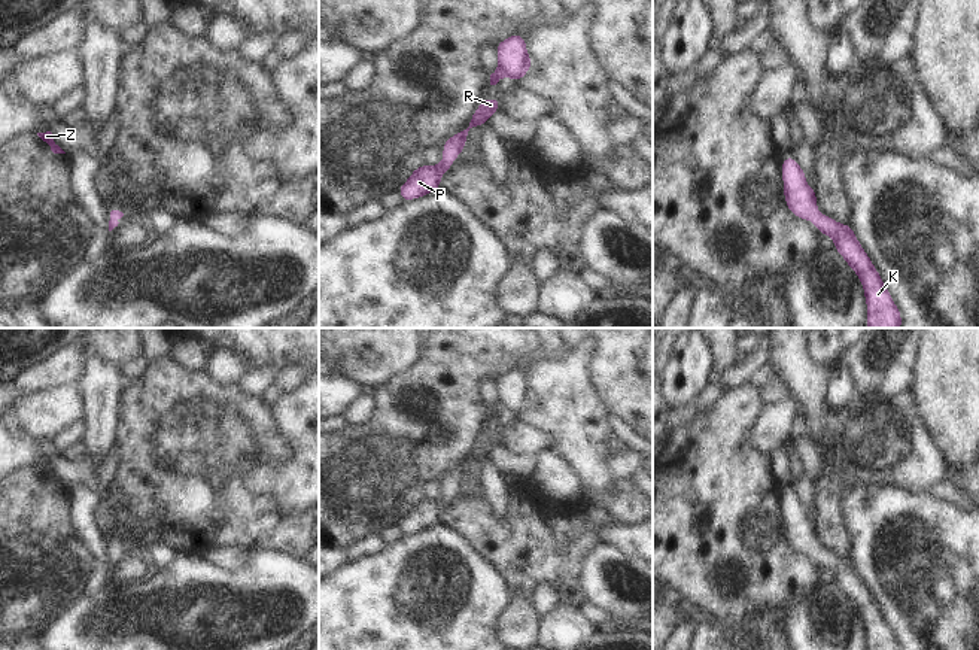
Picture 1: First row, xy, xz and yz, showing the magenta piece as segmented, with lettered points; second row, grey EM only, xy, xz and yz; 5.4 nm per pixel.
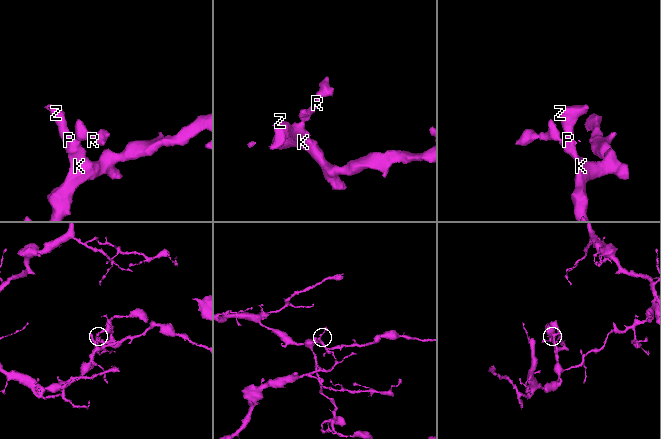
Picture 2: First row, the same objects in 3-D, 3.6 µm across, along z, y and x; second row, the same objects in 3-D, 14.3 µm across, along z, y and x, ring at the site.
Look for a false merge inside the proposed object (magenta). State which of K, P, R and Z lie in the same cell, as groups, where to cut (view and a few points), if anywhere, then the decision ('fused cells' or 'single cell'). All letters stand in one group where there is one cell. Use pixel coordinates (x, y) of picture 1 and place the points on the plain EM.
groups K P R Z; cut none; single cell

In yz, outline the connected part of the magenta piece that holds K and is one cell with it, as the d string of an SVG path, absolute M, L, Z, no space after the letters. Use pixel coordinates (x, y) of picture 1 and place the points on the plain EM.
M791 489L785 490L781 510L784 513L784 531L788 544L803 555L811 553L821 569L831 569L834 572L834 583L857 607L864 622L867 650L902 650L879 607L858 577L852 561L837 558L830 550L818 547L817 526L808 520L806 508Z

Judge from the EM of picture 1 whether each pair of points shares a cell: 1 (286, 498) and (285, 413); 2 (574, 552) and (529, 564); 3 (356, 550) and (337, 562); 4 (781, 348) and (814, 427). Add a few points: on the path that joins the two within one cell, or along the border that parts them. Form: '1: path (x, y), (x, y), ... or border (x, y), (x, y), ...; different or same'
1: path (300, 477), (300, 434); same
2: path (564, 559), (540, 561); same
3: path (352, 553), (341, 558); same
4: path (794, 367), (809, 382), (814, 407); same

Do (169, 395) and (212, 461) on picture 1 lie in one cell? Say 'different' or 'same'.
same

